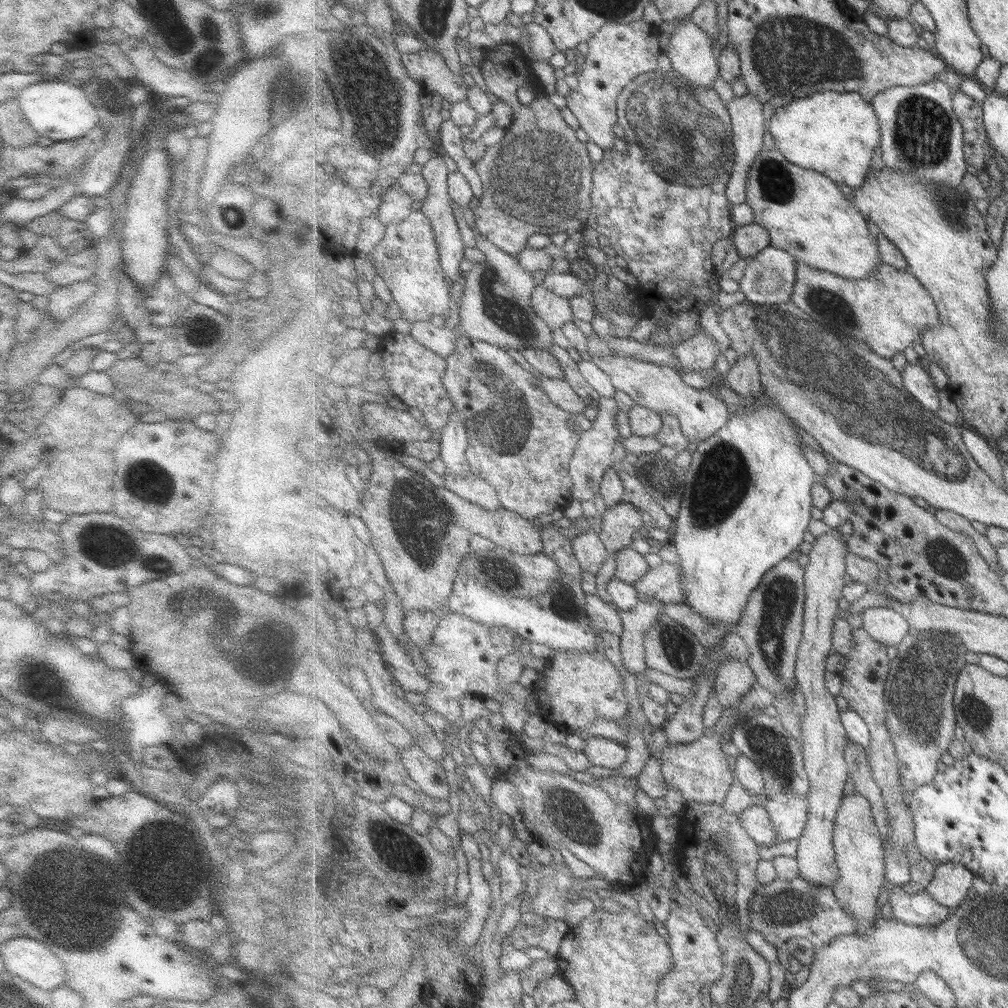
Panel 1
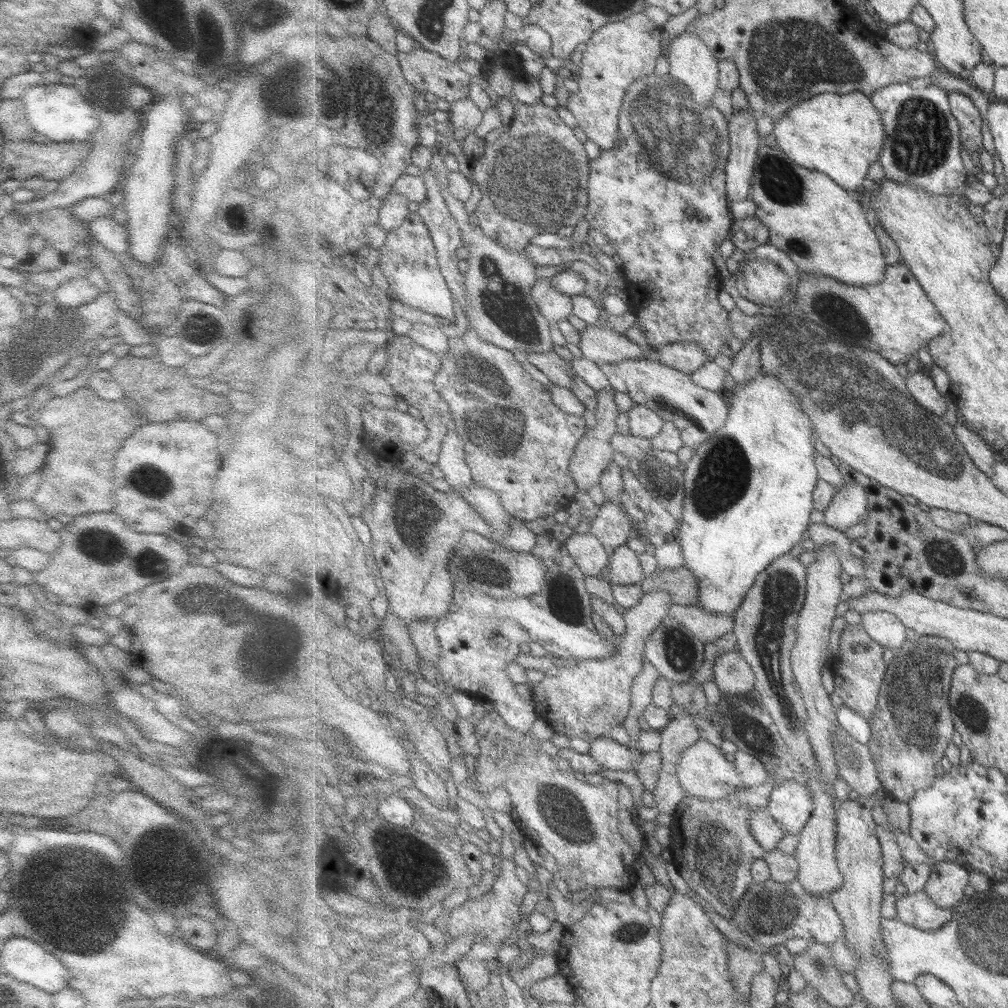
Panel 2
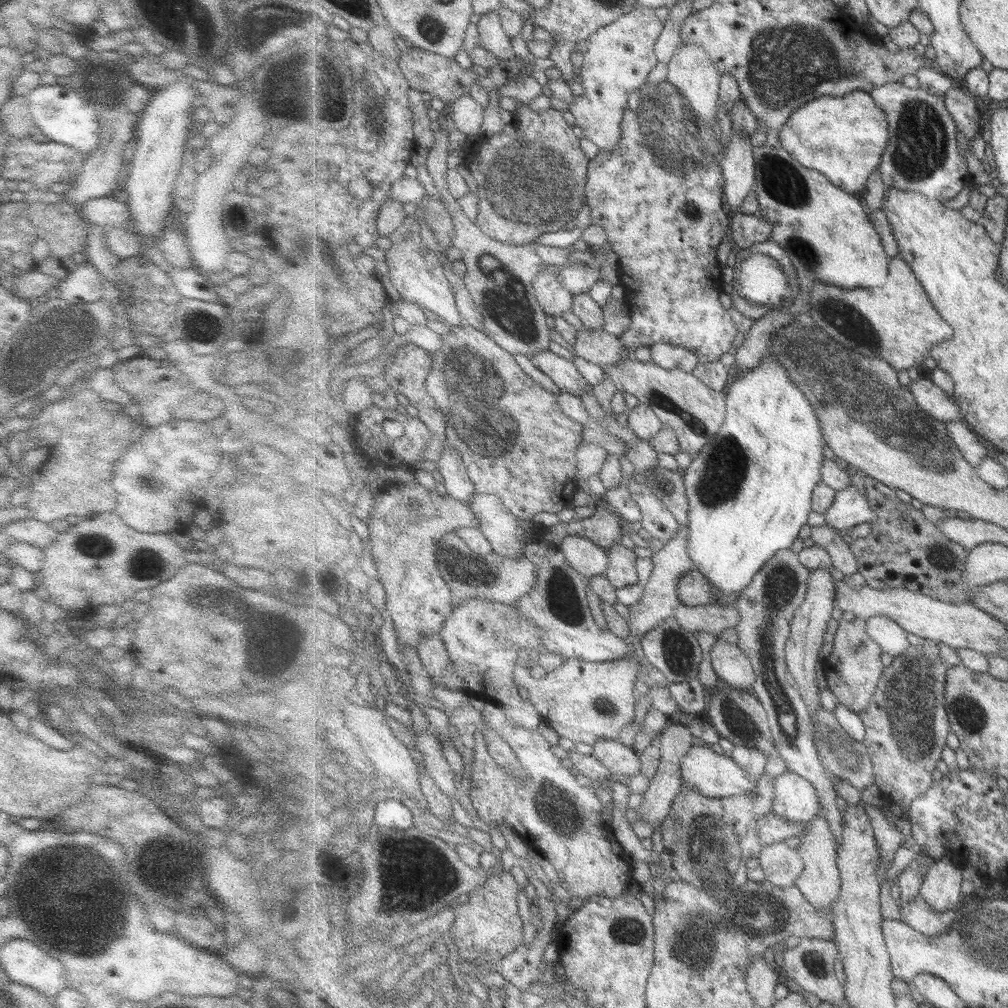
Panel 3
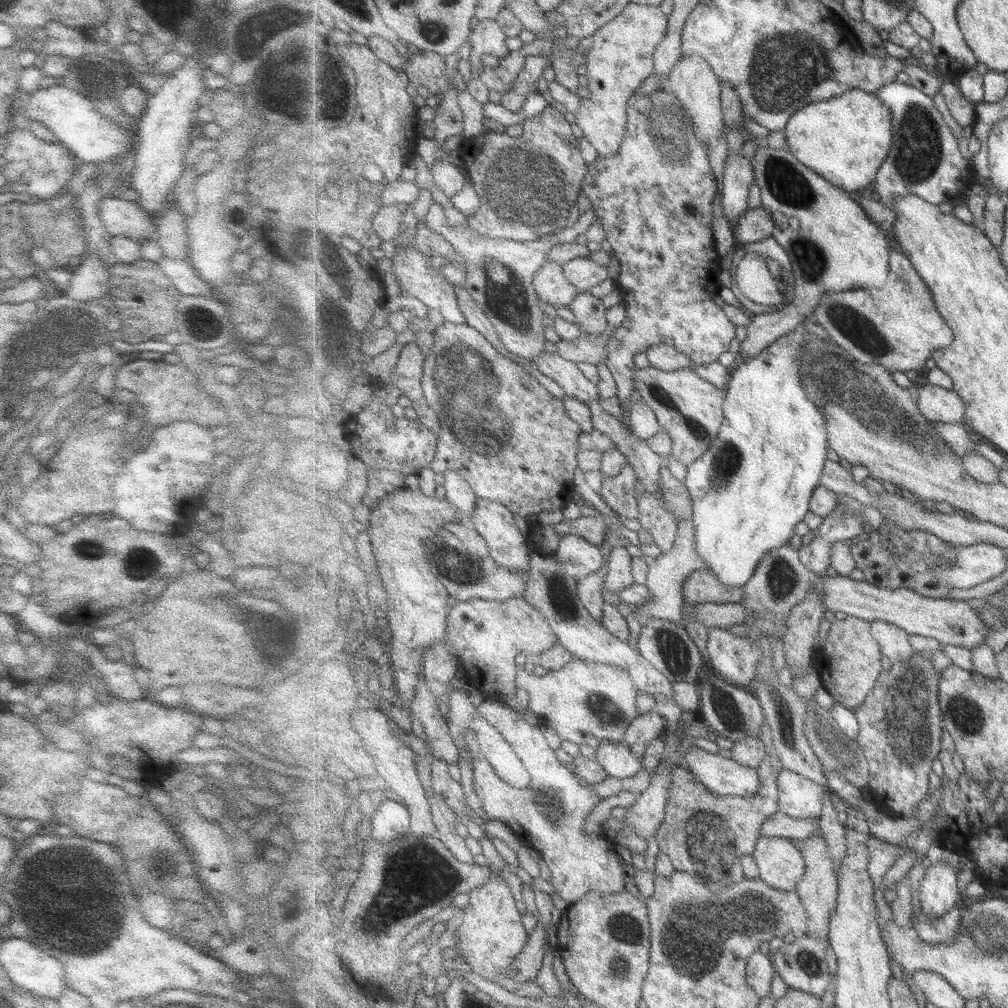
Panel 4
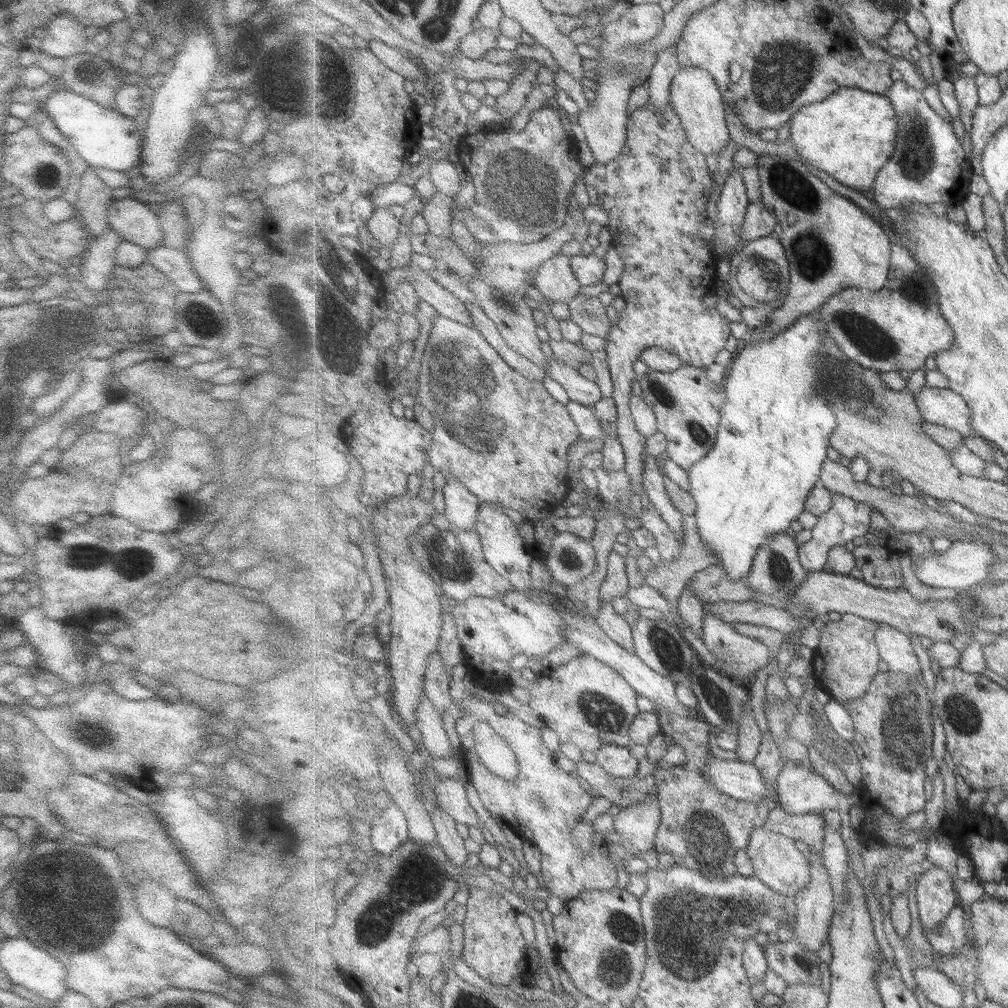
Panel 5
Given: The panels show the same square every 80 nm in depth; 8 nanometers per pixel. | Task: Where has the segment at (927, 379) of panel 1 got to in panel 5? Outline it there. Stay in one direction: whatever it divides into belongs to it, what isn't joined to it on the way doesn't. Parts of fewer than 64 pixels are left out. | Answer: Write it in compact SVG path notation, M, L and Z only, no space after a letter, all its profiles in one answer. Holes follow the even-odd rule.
M926 386L918 392L917 397L918 408L927 423L957 430L966 439L977 437L971 427L970 405L959 393Z

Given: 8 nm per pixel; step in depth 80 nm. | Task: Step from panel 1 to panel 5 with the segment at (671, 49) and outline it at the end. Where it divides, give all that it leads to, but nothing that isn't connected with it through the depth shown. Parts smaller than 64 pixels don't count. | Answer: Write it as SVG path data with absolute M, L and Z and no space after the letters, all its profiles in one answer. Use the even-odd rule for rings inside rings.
M683 68L675 76L670 88L670 101L682 120L691 144L706 155L721 152L731 139L727 122L727 102L715 77L703 68Z

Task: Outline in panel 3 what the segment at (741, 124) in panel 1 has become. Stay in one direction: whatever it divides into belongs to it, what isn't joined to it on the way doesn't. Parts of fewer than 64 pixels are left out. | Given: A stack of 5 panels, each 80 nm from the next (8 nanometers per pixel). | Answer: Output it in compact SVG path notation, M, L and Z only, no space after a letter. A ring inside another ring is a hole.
M731 134L730 143L726 148L722 171L726 180L727 208L732 214L739 213L746 196L754 191L756 186L755 147L751 137Z

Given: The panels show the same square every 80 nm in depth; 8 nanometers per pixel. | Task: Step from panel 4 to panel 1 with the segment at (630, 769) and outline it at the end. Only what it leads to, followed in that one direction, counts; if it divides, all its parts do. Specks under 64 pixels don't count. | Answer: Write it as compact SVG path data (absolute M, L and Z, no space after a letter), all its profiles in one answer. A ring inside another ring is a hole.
M599 736L587 739L582 751L589 757L591 764L611 770L623 766L628 757L625 744Z

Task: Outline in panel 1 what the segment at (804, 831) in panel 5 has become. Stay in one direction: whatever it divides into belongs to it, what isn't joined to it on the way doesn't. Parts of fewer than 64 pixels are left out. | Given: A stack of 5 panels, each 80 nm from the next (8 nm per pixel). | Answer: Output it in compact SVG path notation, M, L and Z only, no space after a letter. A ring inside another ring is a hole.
M764 805L750 806L740 813L739 817L743 828L757 844L765 846L775 844L776 830Z

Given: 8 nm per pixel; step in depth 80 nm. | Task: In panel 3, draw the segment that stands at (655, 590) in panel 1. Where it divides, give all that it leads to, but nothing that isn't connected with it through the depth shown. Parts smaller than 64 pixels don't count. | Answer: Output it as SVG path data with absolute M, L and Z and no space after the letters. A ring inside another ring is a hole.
M696 568L678 578L677 594L681 605L685 606L715 604L718 600L716 590L712 588L710 580Z

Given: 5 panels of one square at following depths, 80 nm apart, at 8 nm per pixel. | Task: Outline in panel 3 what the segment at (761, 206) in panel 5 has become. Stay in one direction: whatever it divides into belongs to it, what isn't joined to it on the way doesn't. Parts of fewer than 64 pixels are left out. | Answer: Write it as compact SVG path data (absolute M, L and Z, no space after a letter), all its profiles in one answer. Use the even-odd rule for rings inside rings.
M761 210L757 214L737 213L732 215L729 236L732 245L740 249L751 250L756 244L770 240L773 230L771 221L766 219Z

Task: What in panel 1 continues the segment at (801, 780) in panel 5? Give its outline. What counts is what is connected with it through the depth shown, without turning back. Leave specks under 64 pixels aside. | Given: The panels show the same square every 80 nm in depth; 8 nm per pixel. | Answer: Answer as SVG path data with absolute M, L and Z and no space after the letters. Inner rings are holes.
M791 792L778 794L767 798L764 807L769 811L776 830L775 844L798 841L802 837L810 814L807 798Z

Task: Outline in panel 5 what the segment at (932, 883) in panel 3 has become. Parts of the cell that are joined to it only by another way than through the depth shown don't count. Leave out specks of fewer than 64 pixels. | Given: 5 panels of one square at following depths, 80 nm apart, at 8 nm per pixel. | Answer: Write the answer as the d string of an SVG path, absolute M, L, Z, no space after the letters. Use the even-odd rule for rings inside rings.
M938 866L918 876L917 910L925 935L939 930L943 920L947 920L947 916L958 906L956 885L951 873Z

